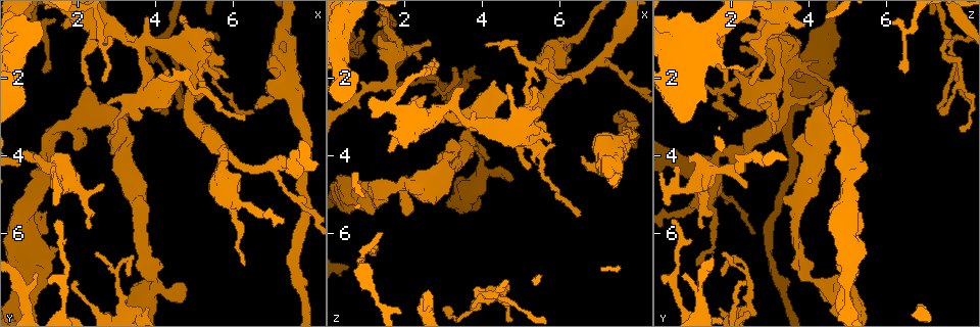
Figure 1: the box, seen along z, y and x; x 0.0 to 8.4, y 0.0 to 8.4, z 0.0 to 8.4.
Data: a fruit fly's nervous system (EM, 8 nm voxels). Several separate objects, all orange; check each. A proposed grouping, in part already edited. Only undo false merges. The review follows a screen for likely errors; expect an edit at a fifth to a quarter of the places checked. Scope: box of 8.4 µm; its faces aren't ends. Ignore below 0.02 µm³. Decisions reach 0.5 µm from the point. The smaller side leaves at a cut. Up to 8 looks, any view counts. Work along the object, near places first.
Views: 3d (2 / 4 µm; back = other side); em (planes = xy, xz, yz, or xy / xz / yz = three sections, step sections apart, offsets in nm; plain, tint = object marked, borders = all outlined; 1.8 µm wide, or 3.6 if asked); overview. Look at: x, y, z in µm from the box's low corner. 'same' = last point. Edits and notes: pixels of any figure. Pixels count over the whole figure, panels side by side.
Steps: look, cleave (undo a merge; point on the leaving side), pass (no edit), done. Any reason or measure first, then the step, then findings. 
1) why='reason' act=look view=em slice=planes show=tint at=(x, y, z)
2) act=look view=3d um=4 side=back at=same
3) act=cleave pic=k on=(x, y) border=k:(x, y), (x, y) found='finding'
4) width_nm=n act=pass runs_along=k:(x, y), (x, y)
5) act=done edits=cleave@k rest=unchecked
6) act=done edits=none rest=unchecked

why='calibre changes' act=look view=em slice=xz step=16 show=tint at=(3.95, 7.40, 4.55)

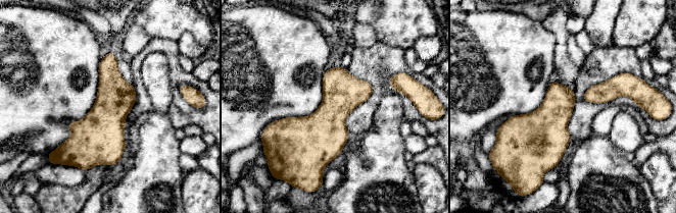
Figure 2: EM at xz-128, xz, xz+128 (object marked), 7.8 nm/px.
act=pass found='continuous, no second cell'

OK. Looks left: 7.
why='four arms meet' act=look view=em slice=planes show=tint at=(1.90, 3.15, 4.70)

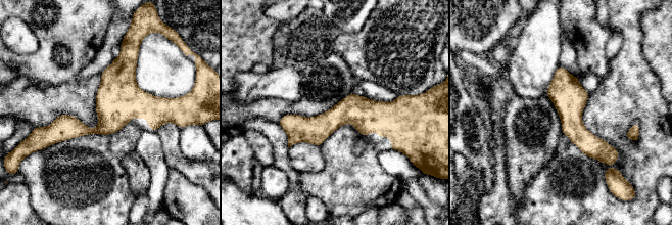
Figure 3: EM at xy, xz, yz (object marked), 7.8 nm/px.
width_nm=220 act=pass runs_along=3:(168, 106), (124, 106), (97, 131), (48, 130) found='one cell here'

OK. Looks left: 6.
why='looks like a crossing' act=look view=3d um=4 side=back at=(5.10, 1.50, 3.10)

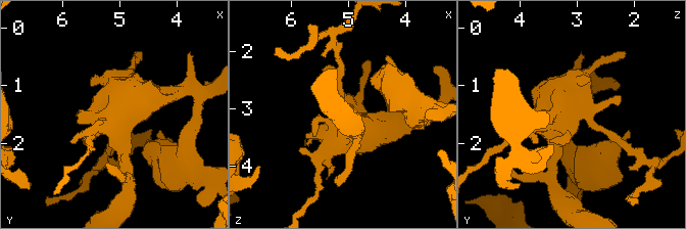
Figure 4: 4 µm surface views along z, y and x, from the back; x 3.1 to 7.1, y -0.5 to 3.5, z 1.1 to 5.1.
why='need the tissue' act=look view=em slice=yz step=16 show=tint at=same

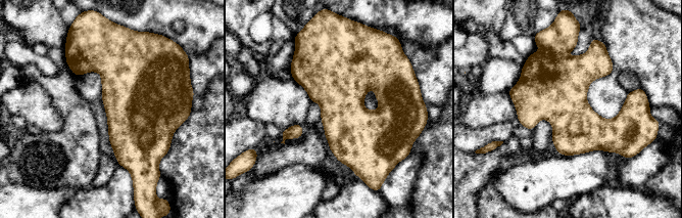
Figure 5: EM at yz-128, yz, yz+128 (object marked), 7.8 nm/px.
why='cut it another way' act=look view=em slice=planes show=tint at=same

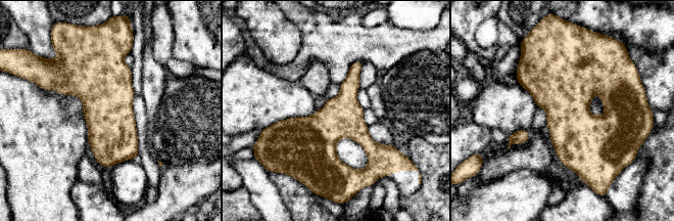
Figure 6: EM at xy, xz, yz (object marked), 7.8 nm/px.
act=pass found='one cell here'

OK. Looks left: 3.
act=done edits=none rest=unchecked

